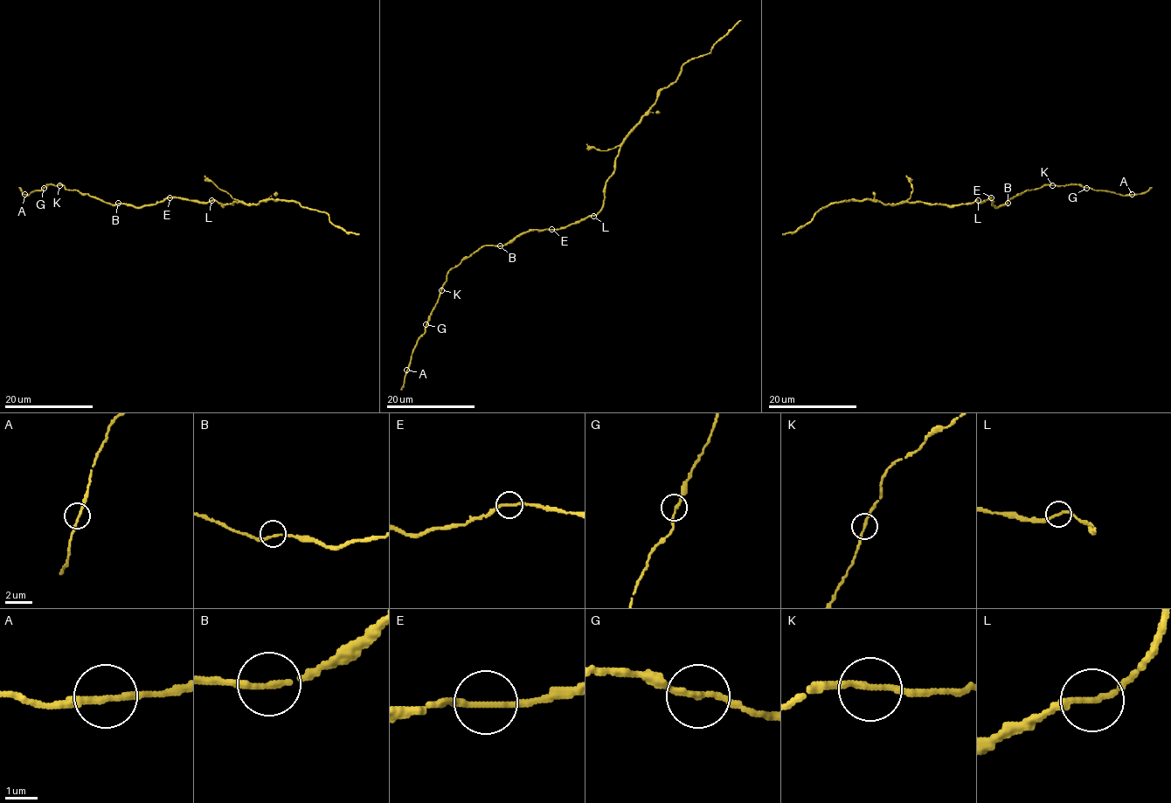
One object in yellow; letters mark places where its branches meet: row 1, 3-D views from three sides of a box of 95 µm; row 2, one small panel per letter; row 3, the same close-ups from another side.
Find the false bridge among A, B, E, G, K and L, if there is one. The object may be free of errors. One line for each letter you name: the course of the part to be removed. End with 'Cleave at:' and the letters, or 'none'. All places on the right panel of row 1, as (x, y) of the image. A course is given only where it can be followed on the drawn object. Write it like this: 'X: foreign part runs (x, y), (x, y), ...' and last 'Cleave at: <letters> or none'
Cleave at: none

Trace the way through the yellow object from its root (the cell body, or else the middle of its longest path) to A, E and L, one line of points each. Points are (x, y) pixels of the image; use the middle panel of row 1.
A: (578, 222), (558, 229), (532, 229), (503, 245), (483, 245), (452, 267), (406, 370)
E: (578, 222), (551, 229)
L: (578, 222), (592, 216)

